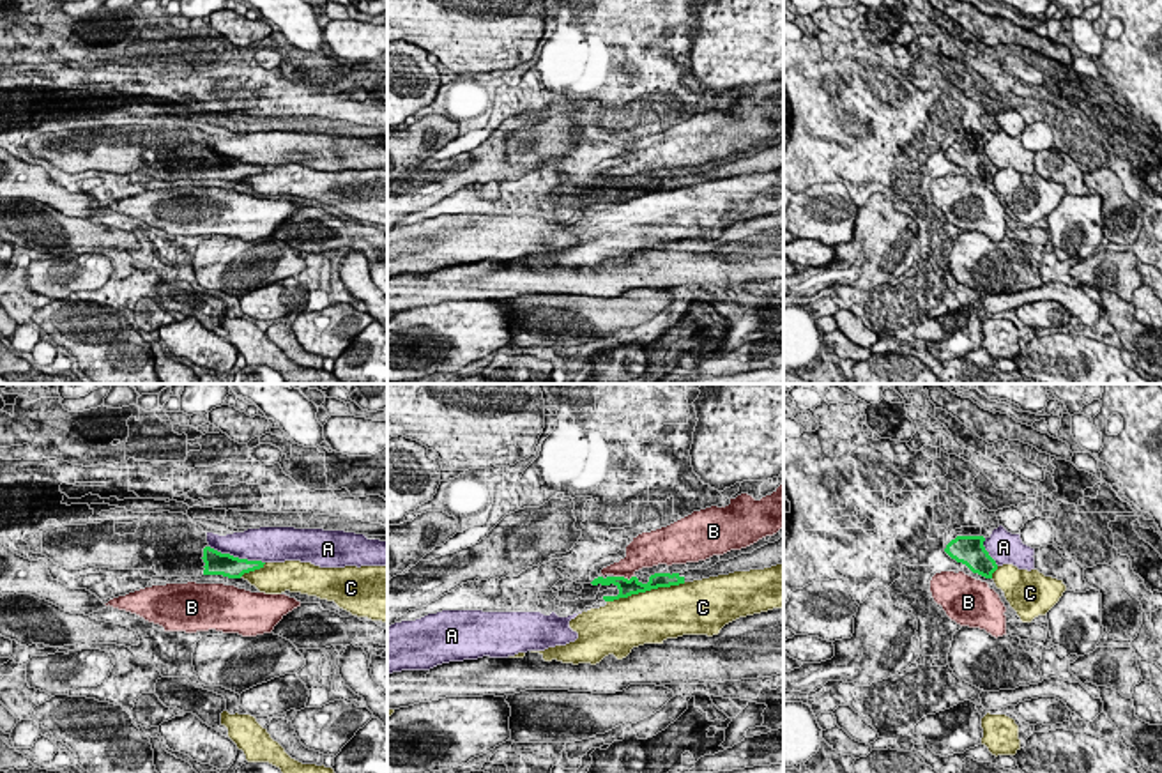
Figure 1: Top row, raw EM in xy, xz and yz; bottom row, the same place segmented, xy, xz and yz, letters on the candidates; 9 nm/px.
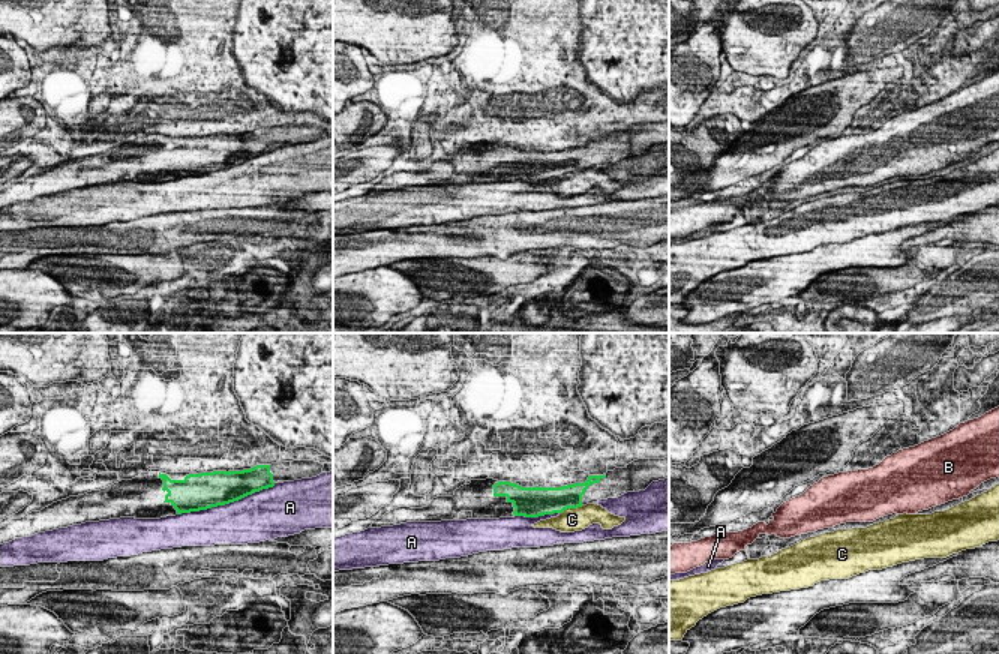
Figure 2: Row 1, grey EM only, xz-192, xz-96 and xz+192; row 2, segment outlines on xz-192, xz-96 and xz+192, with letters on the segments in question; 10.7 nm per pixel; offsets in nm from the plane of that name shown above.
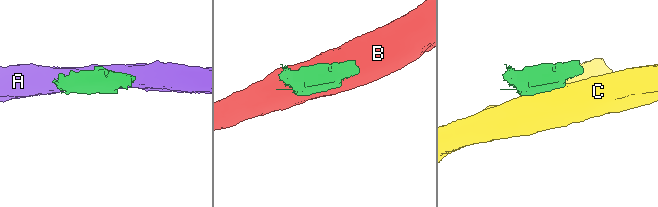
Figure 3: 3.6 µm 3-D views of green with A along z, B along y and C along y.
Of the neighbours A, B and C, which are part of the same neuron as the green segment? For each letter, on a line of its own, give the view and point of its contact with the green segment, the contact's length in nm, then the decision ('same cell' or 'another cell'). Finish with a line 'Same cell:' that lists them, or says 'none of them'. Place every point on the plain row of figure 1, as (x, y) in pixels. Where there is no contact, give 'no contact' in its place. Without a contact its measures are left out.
A: xy (237, 161) | 550 nm | another cell
B: xz (623, 181) | 190 nm | another cell
C: xz (646, 193) | 750 nm | another cell
Same cell: none of them

